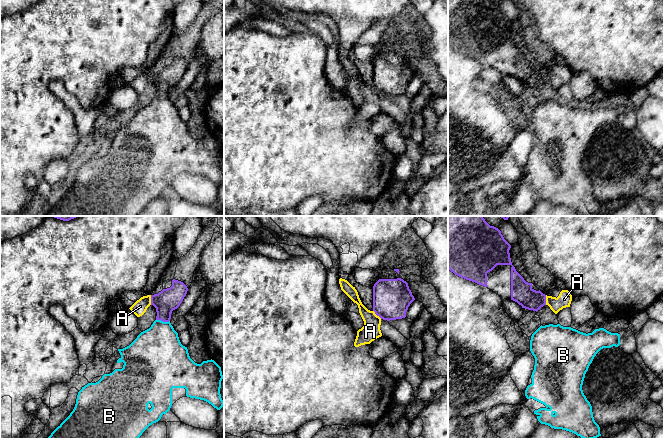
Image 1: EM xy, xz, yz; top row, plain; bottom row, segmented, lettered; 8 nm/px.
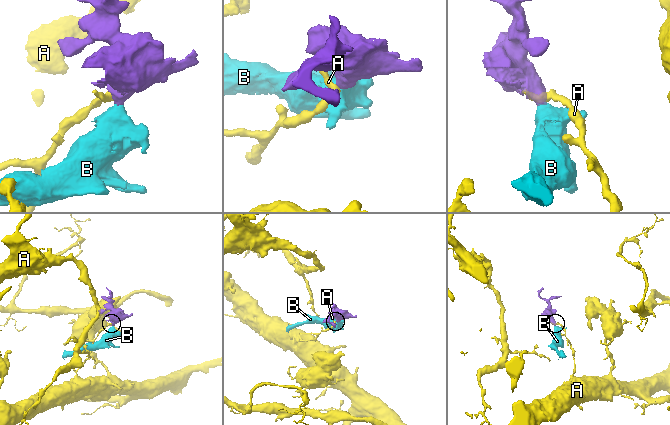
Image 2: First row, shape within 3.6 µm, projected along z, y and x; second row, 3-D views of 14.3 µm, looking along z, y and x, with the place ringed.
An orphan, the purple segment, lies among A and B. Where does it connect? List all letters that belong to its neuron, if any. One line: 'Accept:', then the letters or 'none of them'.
Accept: B

